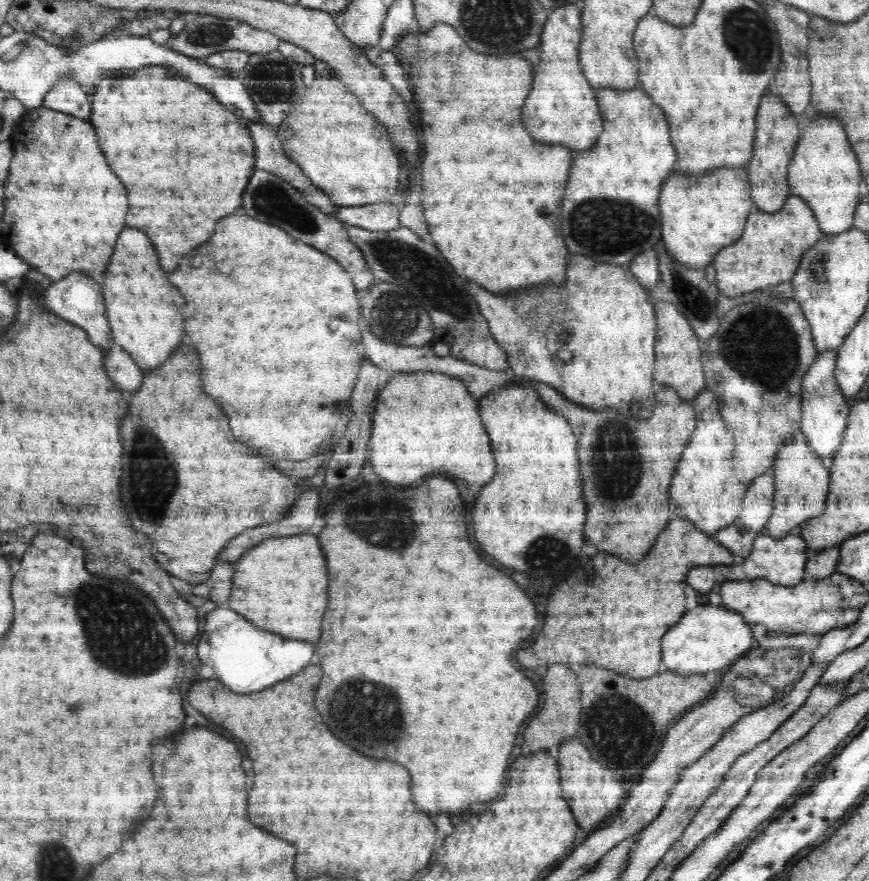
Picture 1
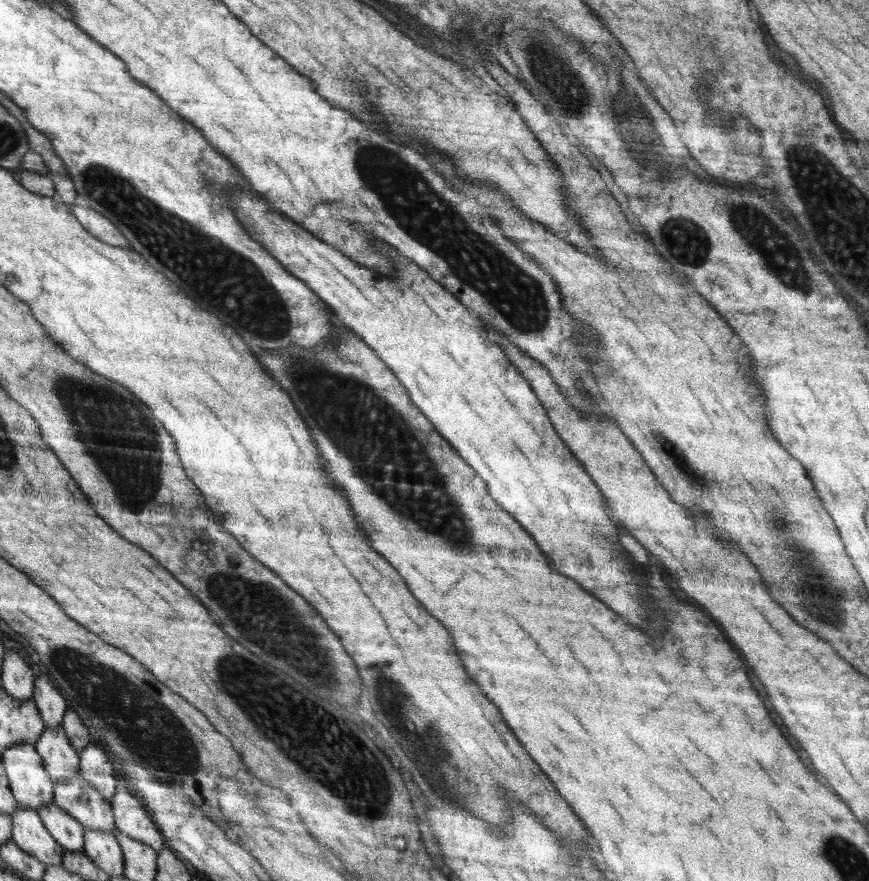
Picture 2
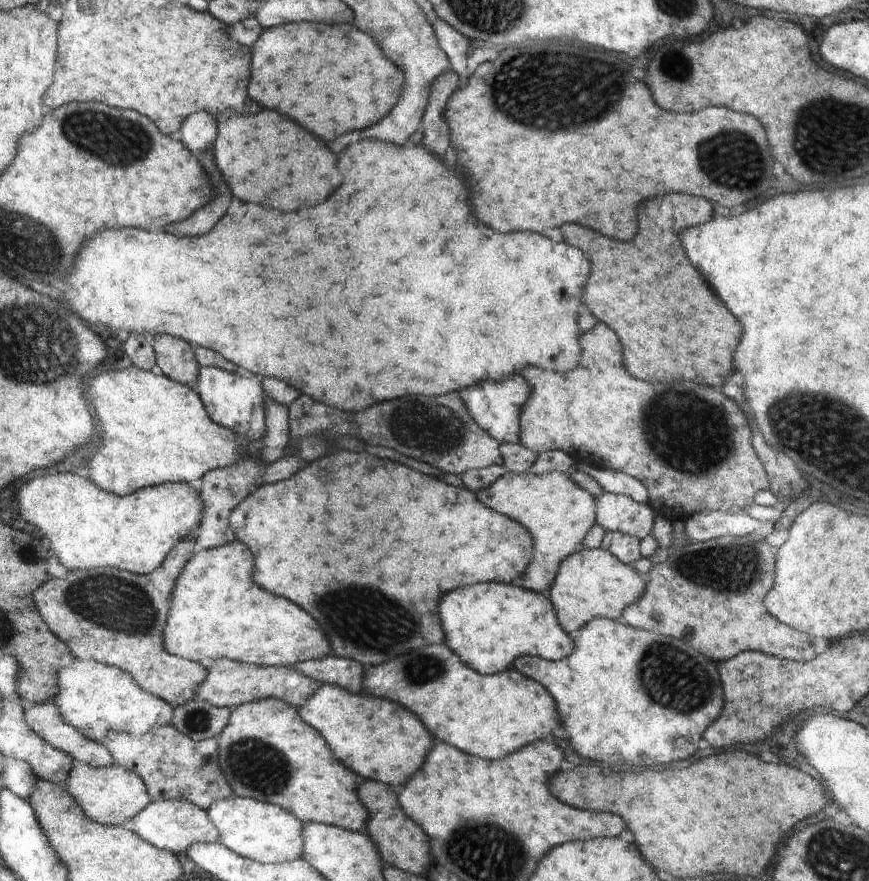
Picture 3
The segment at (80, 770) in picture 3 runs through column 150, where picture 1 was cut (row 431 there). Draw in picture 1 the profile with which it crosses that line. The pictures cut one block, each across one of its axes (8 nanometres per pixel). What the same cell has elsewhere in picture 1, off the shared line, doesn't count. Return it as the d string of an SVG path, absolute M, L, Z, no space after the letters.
M798 430L776 454L776 462L771 470L775 482L773 510L764 532L772 538L784 538L790 532L797 531L802 522L818 518L824 512L831 473L822 464L822 459L807 445L801 430Z

